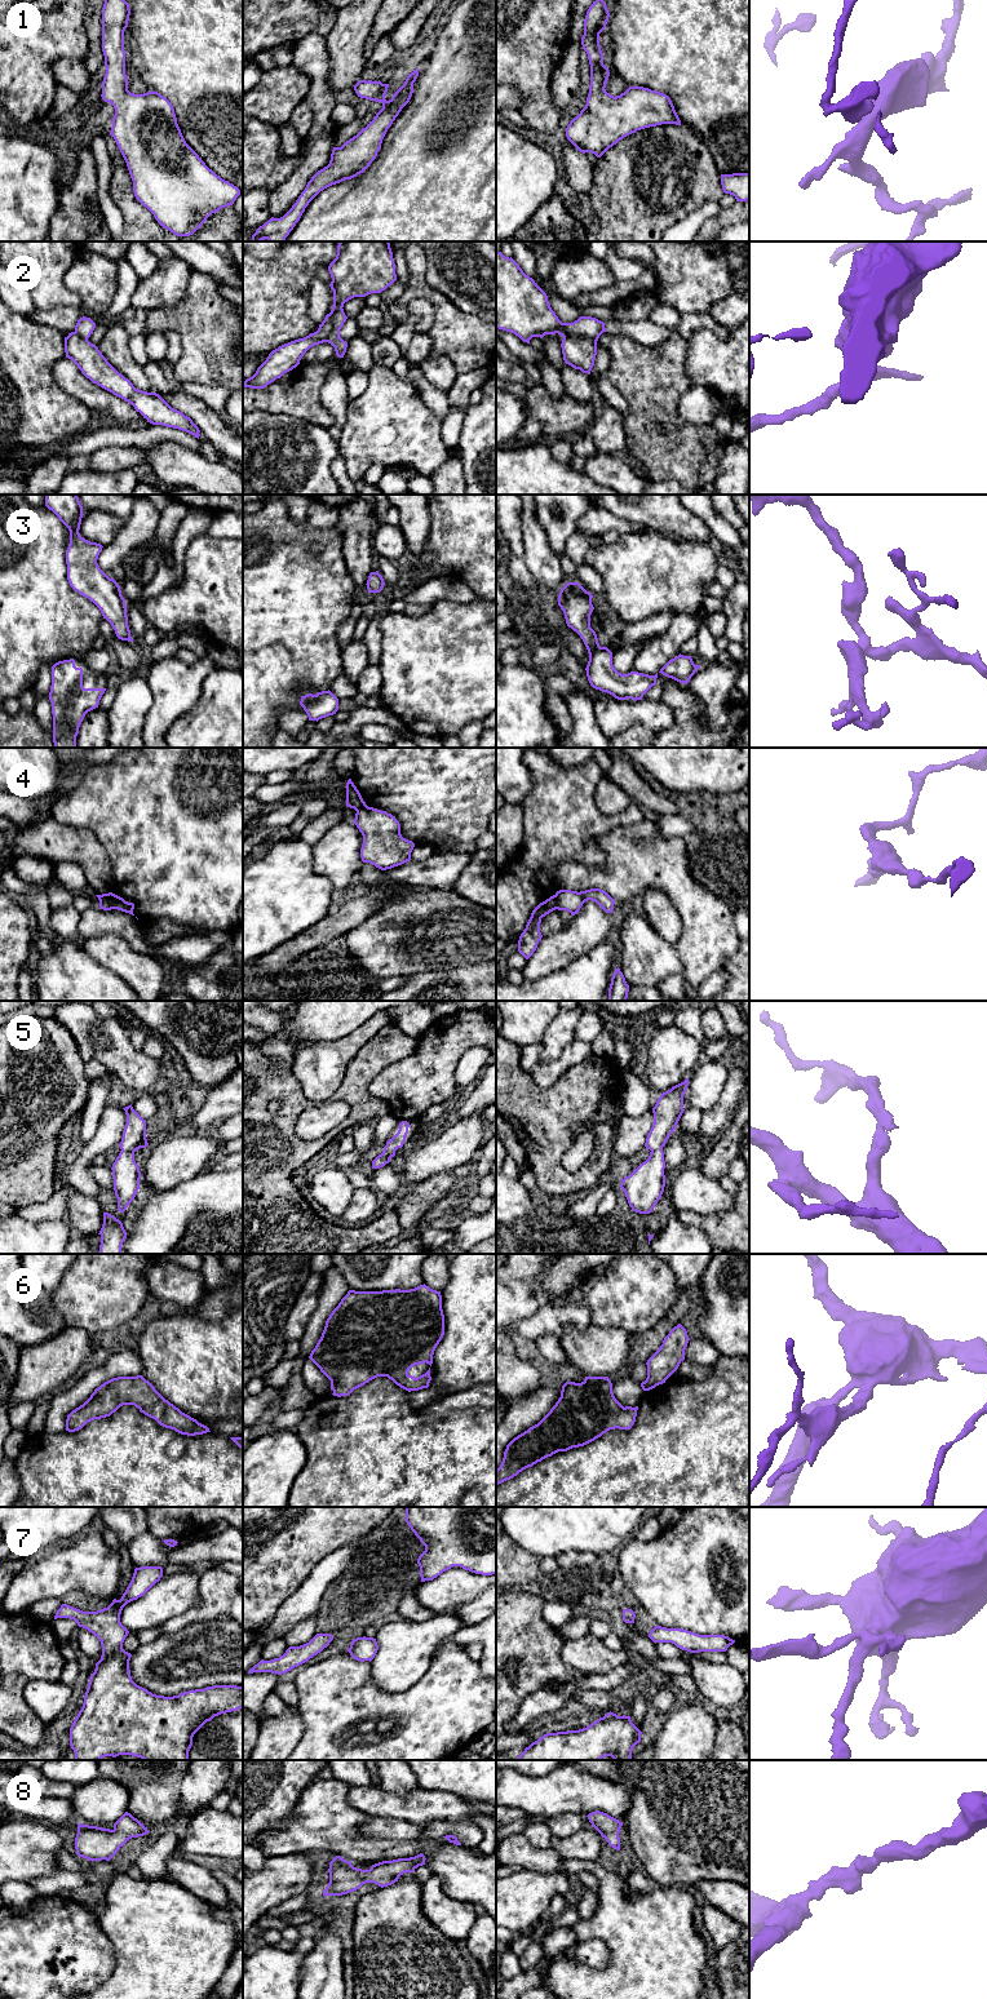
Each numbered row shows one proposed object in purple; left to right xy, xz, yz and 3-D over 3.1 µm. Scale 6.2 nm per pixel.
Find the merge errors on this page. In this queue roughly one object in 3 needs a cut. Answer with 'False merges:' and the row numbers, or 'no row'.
False merges: 2, 4

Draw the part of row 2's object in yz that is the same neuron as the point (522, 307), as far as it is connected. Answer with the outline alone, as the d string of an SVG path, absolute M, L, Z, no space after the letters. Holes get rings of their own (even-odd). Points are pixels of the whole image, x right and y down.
M496 251L496 328L512 332L523 342L530 343L532 337L543 338L545 334L585 336L598 340L607 332L605 323L592 318L580 316L574 323L562 323L552 310L546 293L526 275L519 265L510 257Z

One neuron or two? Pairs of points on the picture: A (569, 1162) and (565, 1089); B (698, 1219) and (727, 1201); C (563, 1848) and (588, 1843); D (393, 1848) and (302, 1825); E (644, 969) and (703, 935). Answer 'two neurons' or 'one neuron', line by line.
A: two neurons
B: two neurons
C: one neuron
D: one neuron
E: two neurons

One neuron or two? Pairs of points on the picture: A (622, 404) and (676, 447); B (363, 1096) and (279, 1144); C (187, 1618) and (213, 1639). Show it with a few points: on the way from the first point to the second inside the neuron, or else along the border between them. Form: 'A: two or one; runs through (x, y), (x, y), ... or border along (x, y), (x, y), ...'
A: two; border along (611, 384), (628, 406), (628, 411), (624, 415)
B: one; runs through (350, 1120), (315, 1147), (302, 1147)
C: two; border along (204, 1623), (185, 1626), (167, 1634)

